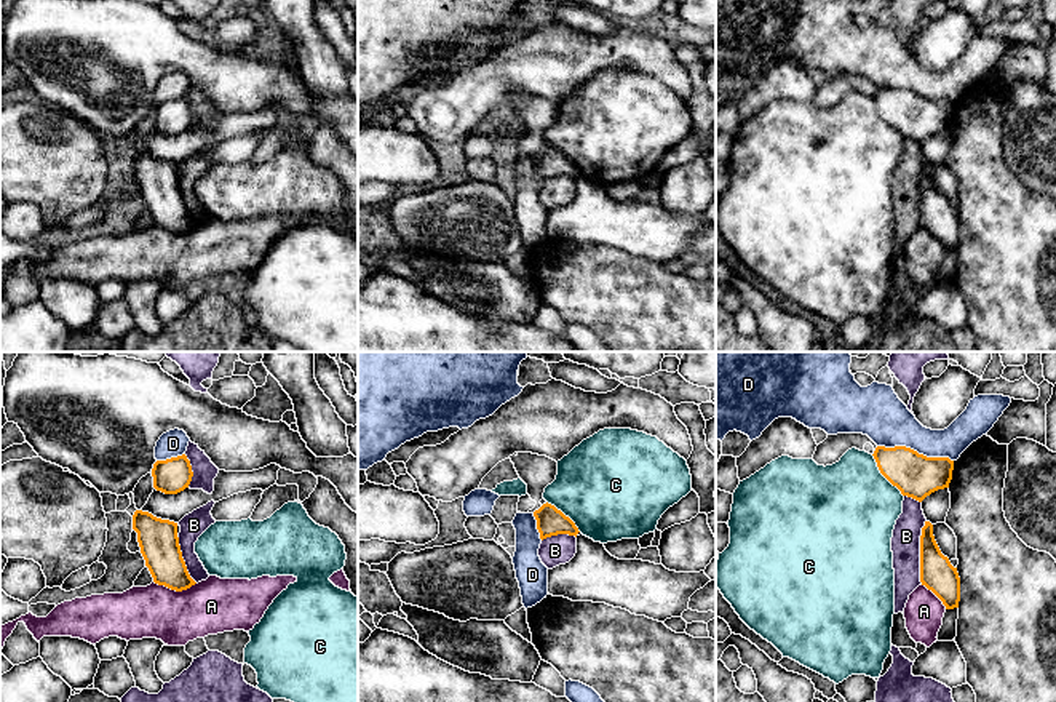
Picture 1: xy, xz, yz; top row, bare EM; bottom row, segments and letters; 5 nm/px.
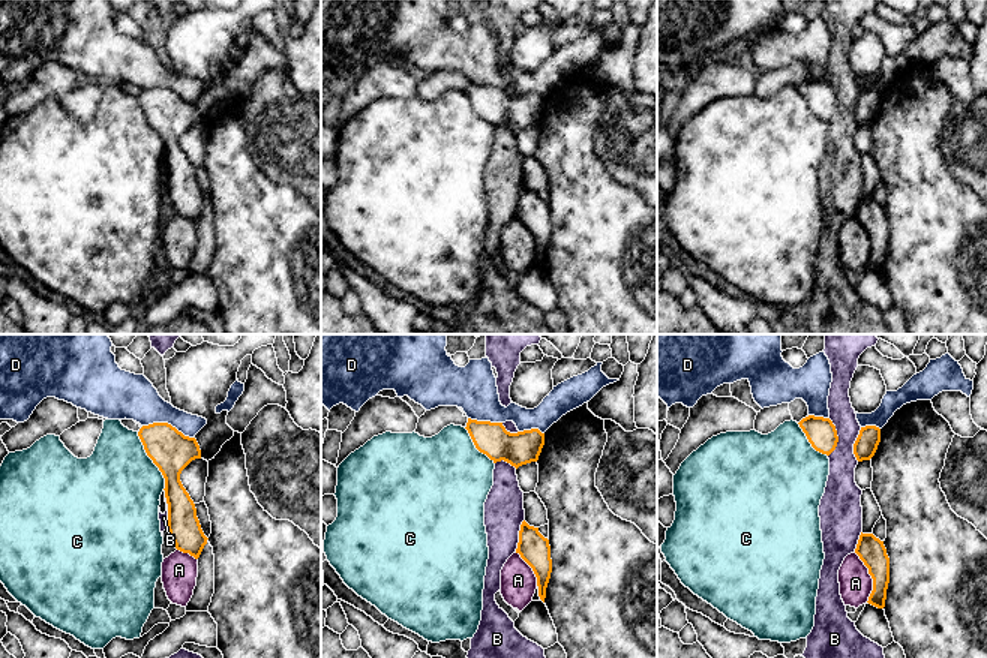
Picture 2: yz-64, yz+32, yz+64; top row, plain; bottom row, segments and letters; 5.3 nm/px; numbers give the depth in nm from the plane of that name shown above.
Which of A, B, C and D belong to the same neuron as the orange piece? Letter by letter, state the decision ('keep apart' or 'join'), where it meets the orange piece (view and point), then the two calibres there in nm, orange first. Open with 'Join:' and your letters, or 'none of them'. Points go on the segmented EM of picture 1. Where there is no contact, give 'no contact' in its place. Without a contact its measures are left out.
Join: none of them
A: keep apart; contact xy (174, 589); calibres 200 and 280 nm
B: keep apart; contact yz (921, 552); calibres 170 and 140 nm
C: keep apart; contact yz (884, 475); calibres 220 and 480 nm
D: keep apart; contact yz (916, 451); calibres 220 and 240 nm

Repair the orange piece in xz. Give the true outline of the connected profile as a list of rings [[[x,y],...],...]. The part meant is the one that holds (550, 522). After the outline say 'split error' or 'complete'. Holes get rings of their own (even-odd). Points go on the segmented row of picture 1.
[[[548,502],[535,510],[534,517],[537,520],[537,529],[542,540],[558,534],[569,534],[577,537],[580,532],[569,517]]]; complete

